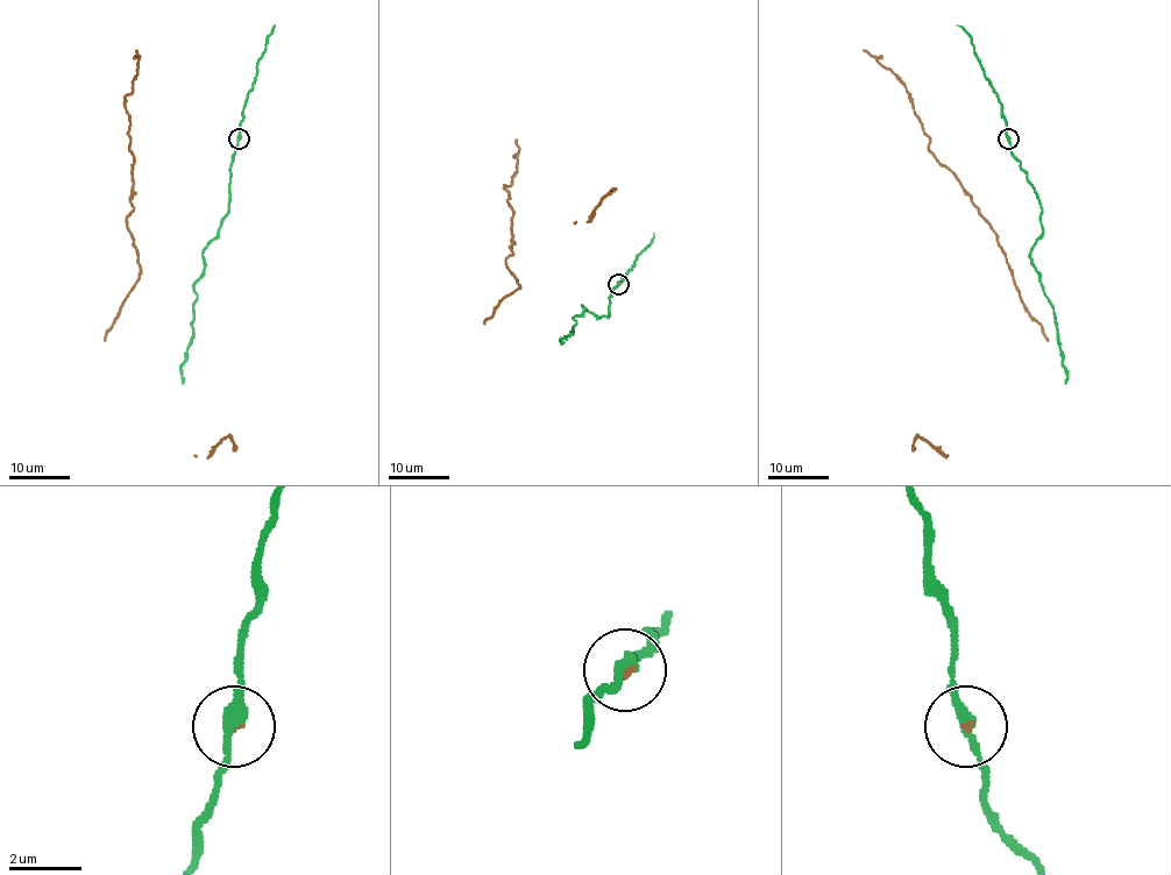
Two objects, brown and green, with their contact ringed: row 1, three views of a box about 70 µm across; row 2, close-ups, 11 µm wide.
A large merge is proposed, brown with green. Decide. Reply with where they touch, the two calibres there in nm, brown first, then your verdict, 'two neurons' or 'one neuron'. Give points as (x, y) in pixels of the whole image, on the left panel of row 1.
at (239, 139); 70 nm thick on the brown side, 280 nm on the other; one neuron

